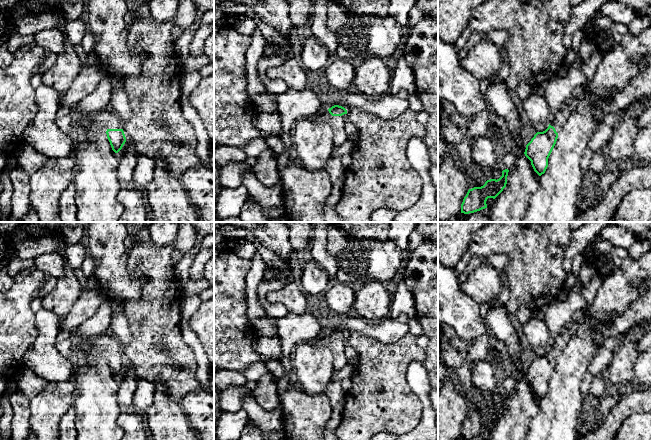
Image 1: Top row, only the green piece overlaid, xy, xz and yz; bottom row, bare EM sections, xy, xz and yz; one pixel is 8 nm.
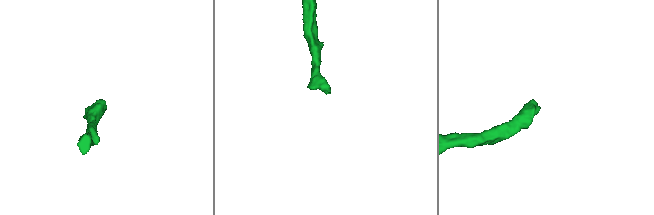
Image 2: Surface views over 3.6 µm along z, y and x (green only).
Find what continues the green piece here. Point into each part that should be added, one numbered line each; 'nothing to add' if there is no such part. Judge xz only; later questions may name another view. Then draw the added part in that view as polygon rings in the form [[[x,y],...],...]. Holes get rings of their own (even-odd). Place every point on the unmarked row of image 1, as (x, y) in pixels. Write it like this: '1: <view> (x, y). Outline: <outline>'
1: xz (337, 347). Outline: [[[324,334],[312,343],[317,348],[325,347],[332,352],[334,357],[333,374],[337,373],[348,365],[348,360],[346,358],[345,352],[345,347],[347,346],[347,338],[344,338],[342,340],[332,340],[328,334]]]

